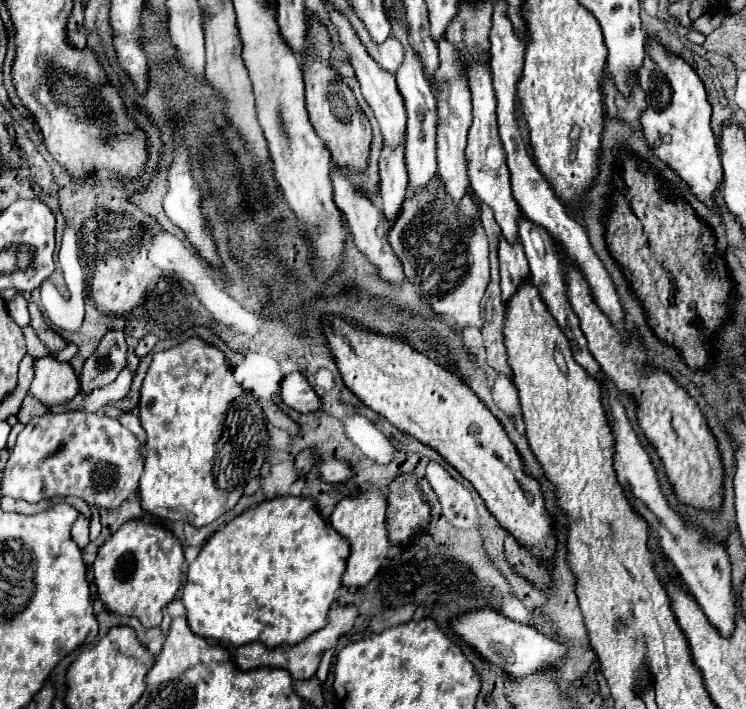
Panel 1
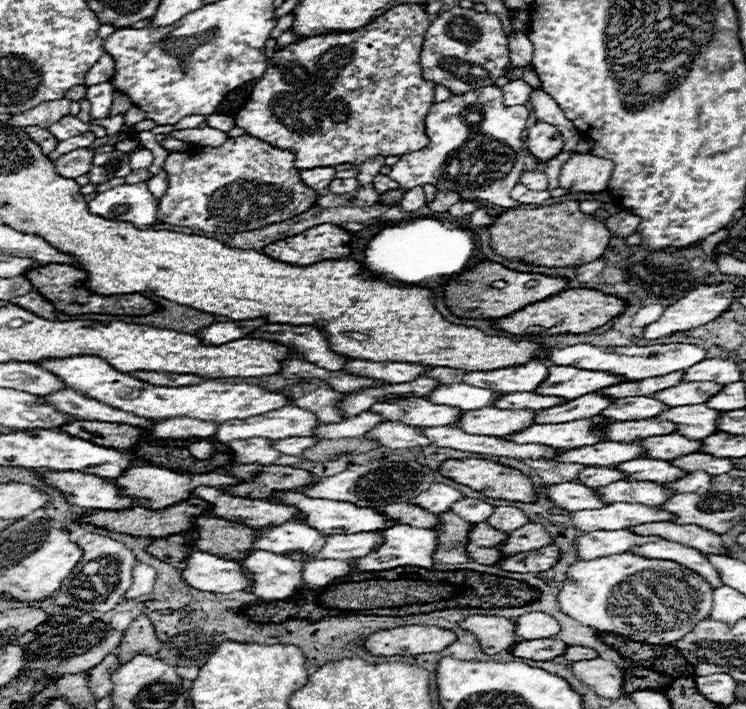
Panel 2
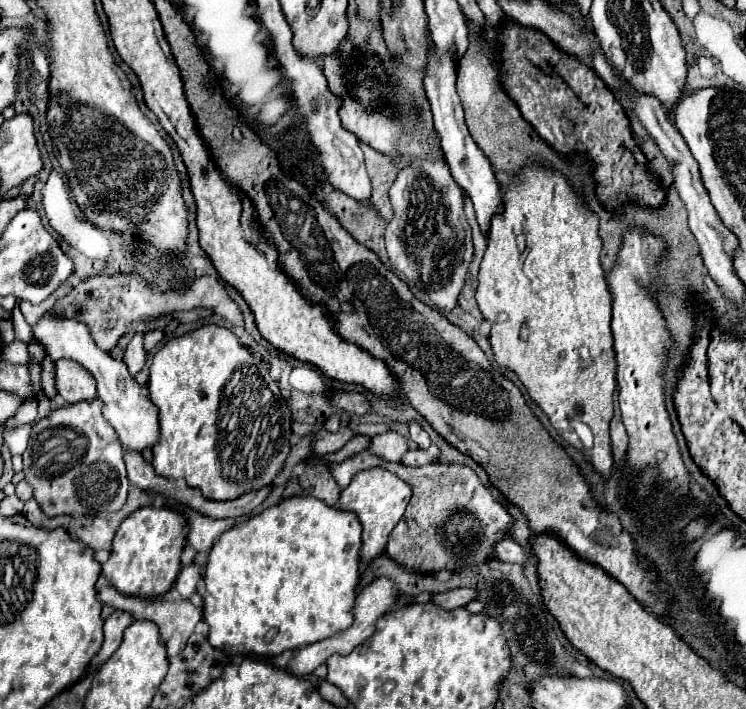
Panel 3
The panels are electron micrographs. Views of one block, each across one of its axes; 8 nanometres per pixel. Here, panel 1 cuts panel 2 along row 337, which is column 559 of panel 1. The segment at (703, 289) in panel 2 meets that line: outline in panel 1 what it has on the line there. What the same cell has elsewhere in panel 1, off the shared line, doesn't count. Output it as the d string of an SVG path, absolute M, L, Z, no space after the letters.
M472 610L452 622L452 628L462 636L462 640L478 650L482 658L502 668L502 672L518 678L530 678L546 674L548 670L562 664L568 656L568 646L554 642L552 638L540 634L536 628L518 624L492 610Z

